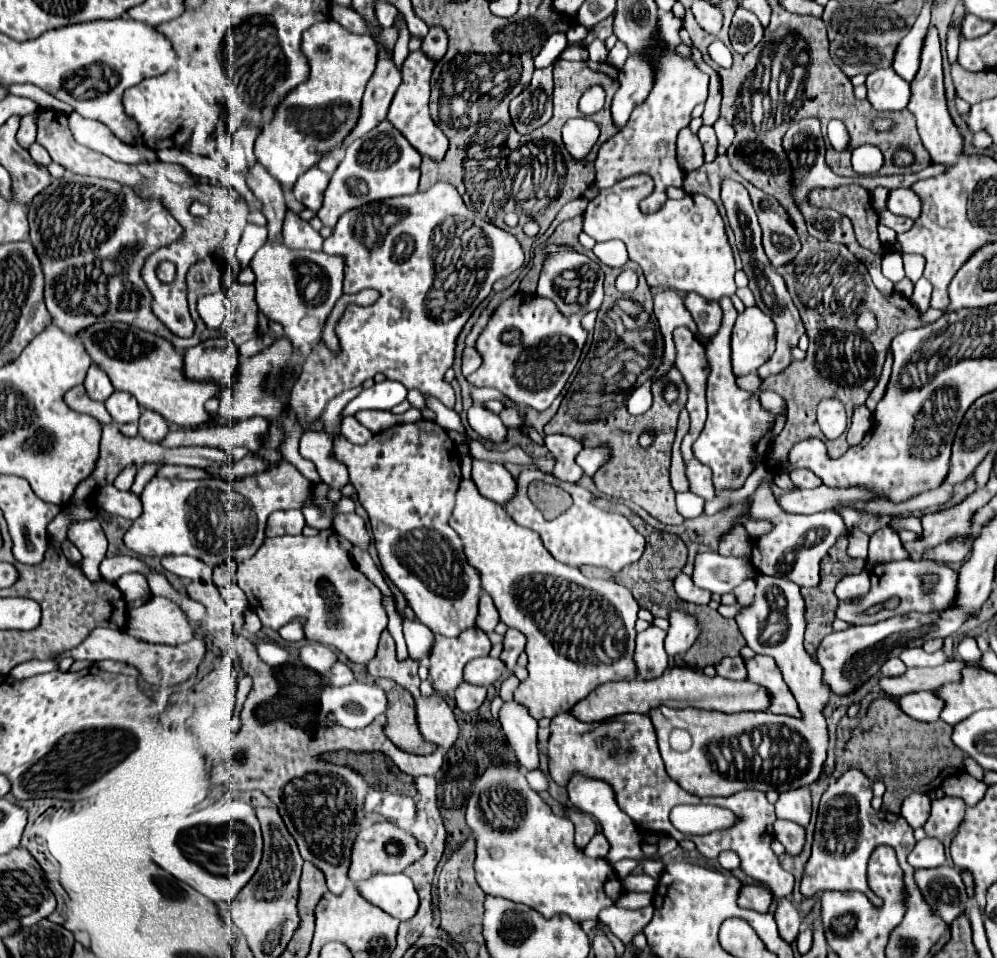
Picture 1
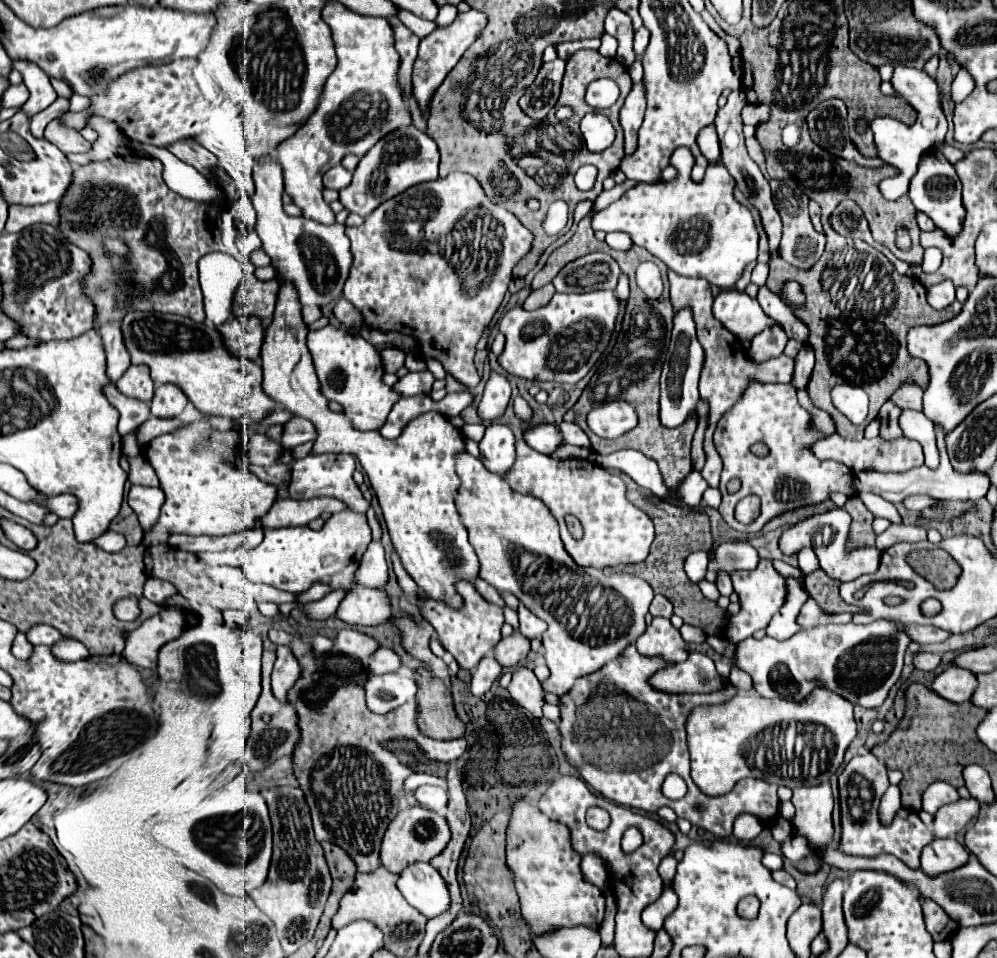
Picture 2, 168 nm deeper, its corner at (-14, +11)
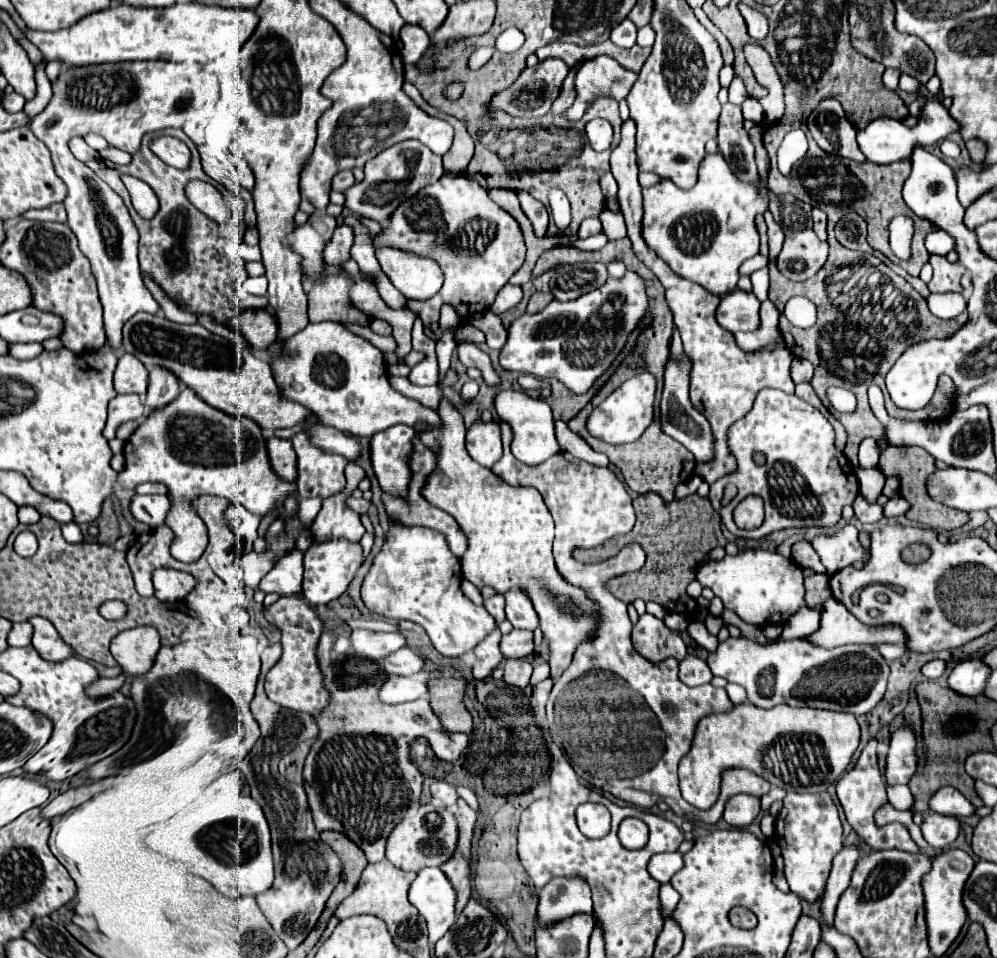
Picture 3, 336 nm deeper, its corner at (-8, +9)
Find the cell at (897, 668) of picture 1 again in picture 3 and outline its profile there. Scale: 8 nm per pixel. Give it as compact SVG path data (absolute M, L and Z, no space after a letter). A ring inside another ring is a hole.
M932 659L922 667L922 675L926 679L940 679L944 675L944 671L946 671L946 661L942 661L942 659Z

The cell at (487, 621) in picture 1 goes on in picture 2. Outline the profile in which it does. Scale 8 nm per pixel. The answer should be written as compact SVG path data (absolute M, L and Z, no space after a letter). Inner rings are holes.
M476 579L476 581L474 581L474 587L476 587L476 591L478 591L486 601L490 601L490 603L494 603L494 605L498 605L498 607L504 607L502 595L500 595L492 585L488 585L488 583L482 581L482 579Z

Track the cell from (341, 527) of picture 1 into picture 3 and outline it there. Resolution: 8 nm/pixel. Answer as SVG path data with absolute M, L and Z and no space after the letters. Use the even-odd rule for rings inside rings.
M304 431L298 433L292 439L292 443L298 457L296 487L300 499L310 499L310 497L328 499L330 495L338 495L346 487L344 469L350 461L344 455L326 453L310 445Z

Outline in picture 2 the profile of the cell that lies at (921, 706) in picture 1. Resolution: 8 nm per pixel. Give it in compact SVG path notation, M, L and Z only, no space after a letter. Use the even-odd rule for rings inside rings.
M956 665L944 669L940 675L936 675L932 689L954 703L964 703L970 701L974 689L976 689L976 675L972 675L972 671L968 669L960 669Z

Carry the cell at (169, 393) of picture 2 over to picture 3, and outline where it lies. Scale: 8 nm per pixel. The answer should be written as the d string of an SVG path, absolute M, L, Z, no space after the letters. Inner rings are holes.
M154 367L150 371L146 405L152 411L154 409L162 409L162 407L170 405L178 395L180 395L180 383L178 383L178 379L170 371L166 371L162 367Z

